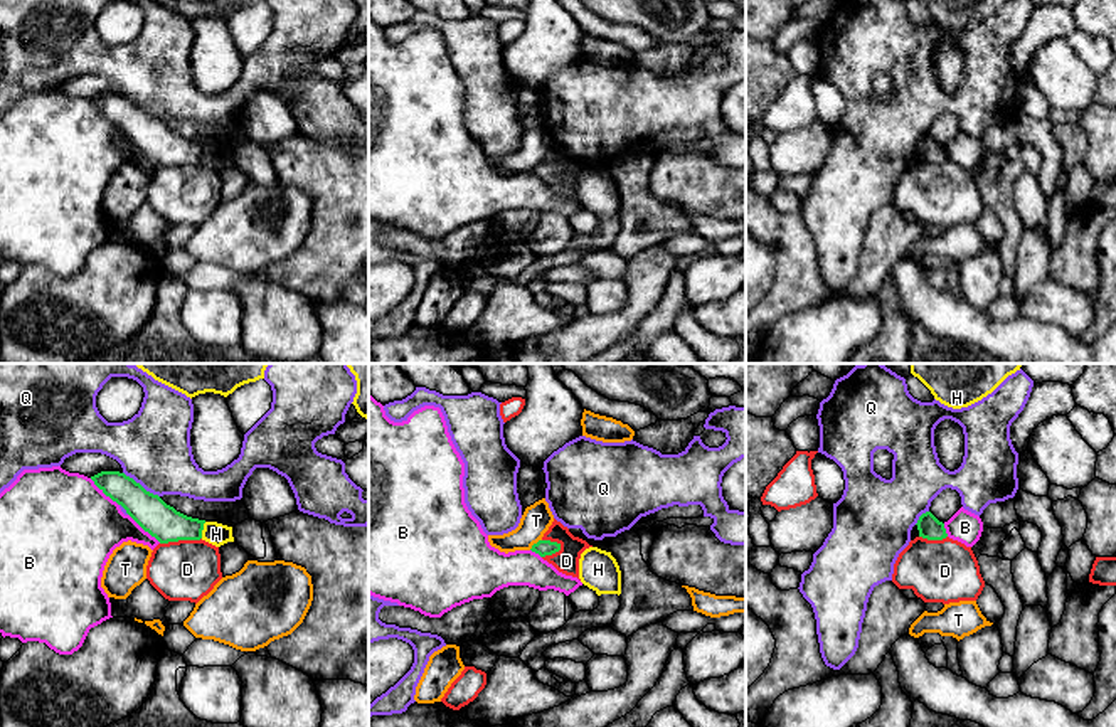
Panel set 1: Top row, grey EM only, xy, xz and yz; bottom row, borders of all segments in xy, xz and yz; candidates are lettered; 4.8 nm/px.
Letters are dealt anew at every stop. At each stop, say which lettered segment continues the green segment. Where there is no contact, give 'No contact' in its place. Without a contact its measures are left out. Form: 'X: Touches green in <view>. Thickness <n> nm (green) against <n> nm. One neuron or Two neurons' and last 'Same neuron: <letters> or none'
B: Touches green in xy. Thickness 170 nm (green) against 500 nm. Two neurons
D: Touches green in xy. Thickness 170 nm (green) against 280 nm. Two neurons
H: Touches green in xy. Thickness 170 nm (green) against 110 nm. Two neurons
Q: Touches green in xy. Thickness 170 nm (green) against 360 nm. Two neurons
T: Touches green in xz. Thickness 80 nm (green) against 140 nm. Two neurons
Same neuron: none

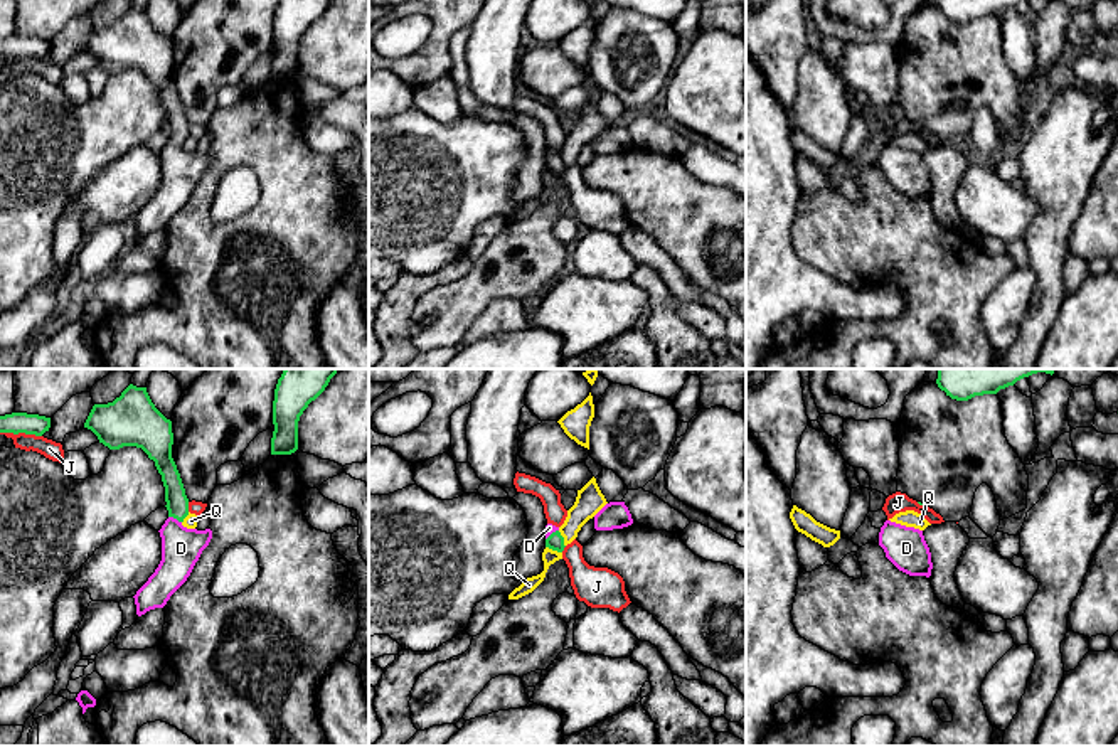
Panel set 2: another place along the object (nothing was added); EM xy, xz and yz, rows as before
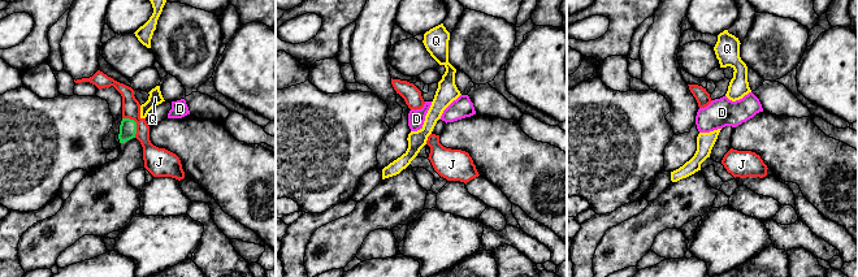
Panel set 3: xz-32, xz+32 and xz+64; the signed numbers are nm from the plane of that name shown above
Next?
D: Touches green in xy. Thickness 110 nm (green) against 190 nm. One neuron
J: Touches green in xy. Thickness 100 nm (green) against 90 nm. Two neurons
Q: Touches green in xz. Thickness 80 nm (green) against 70 nm. Two neurons
Same neuron: D

